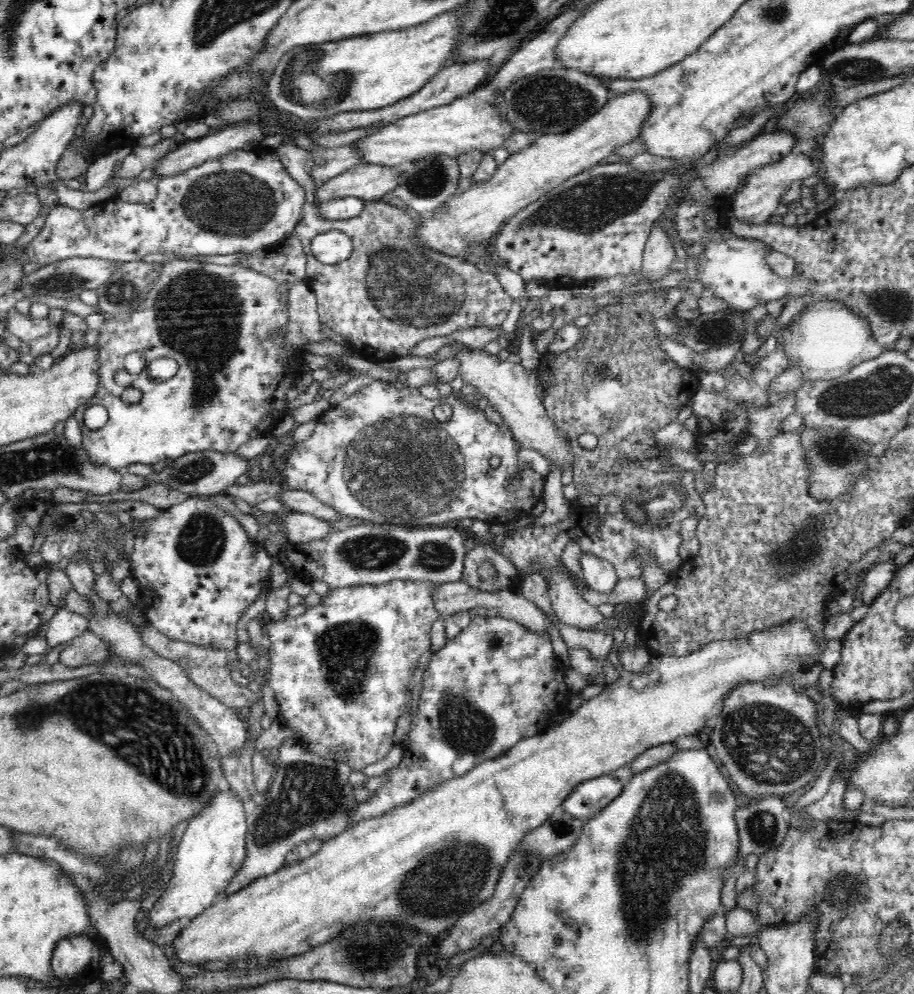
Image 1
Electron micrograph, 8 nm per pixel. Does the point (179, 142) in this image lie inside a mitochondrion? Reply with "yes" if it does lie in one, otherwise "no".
no

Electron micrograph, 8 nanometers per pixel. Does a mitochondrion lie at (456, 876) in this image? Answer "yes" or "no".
yes

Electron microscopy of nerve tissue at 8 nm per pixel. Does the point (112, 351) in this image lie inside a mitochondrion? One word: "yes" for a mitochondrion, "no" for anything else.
no

